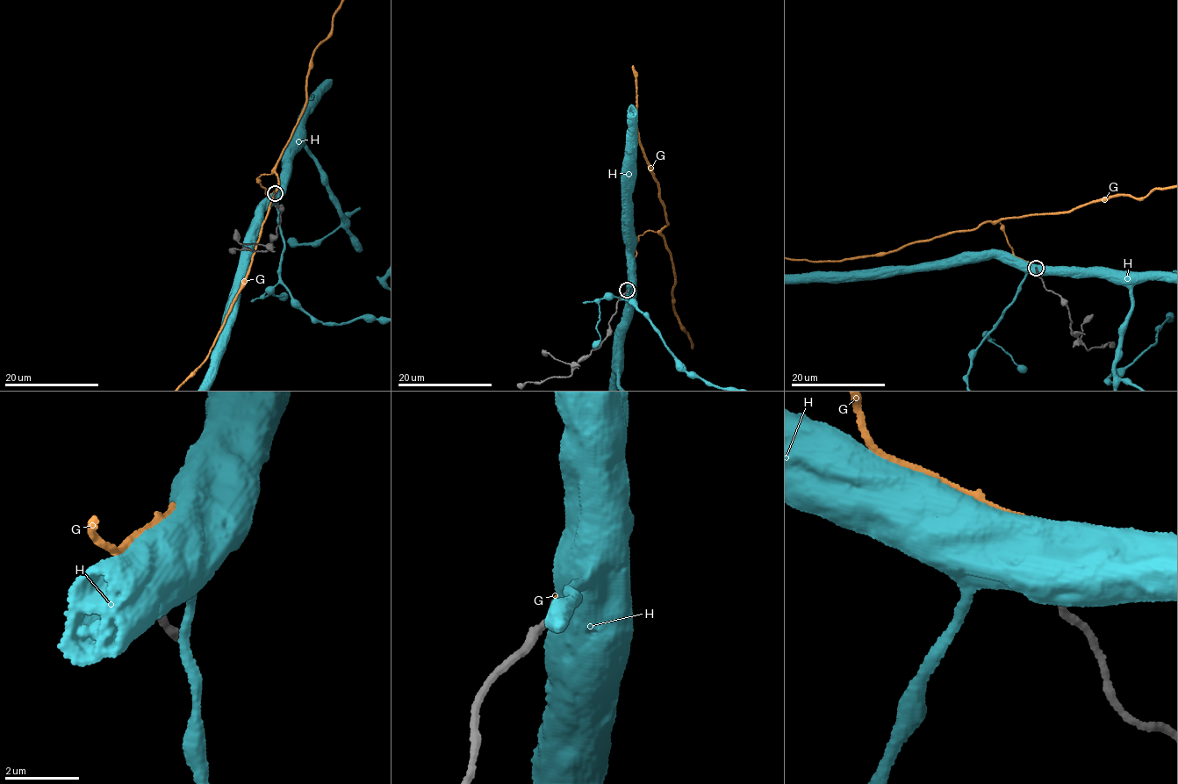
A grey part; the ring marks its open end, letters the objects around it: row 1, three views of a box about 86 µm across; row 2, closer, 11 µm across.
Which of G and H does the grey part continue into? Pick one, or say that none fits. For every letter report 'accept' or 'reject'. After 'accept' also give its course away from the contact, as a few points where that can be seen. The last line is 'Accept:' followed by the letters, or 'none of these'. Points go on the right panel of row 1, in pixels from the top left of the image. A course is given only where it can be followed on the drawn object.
G: accept
H: reject
Accept: G

